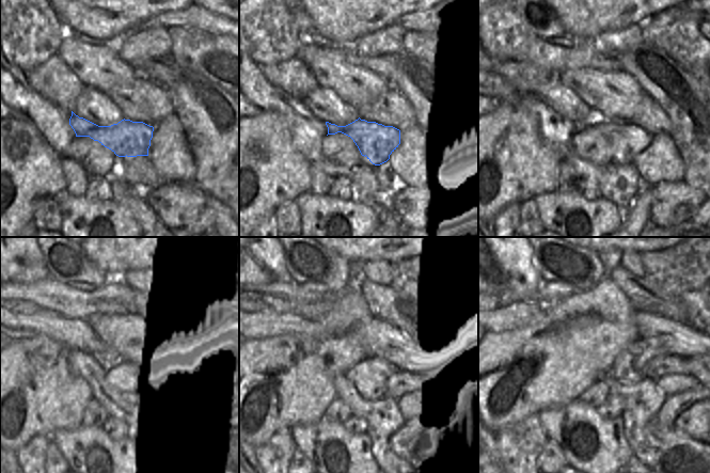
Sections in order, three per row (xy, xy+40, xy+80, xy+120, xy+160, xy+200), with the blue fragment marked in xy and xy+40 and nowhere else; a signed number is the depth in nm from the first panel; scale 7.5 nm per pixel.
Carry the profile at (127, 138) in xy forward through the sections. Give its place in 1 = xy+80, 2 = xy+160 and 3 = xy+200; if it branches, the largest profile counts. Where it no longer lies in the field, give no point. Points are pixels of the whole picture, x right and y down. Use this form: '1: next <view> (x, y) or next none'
1: next xy+80 (627, 141)
2: next xy+160 (399, 381)
3: next xy+200 (671, 384)

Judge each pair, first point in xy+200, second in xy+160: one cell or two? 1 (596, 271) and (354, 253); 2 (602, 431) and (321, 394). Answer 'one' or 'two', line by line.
1: two
2: two

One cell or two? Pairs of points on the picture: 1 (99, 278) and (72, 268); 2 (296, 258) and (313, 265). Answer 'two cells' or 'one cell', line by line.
1: one cell
2: one cell

